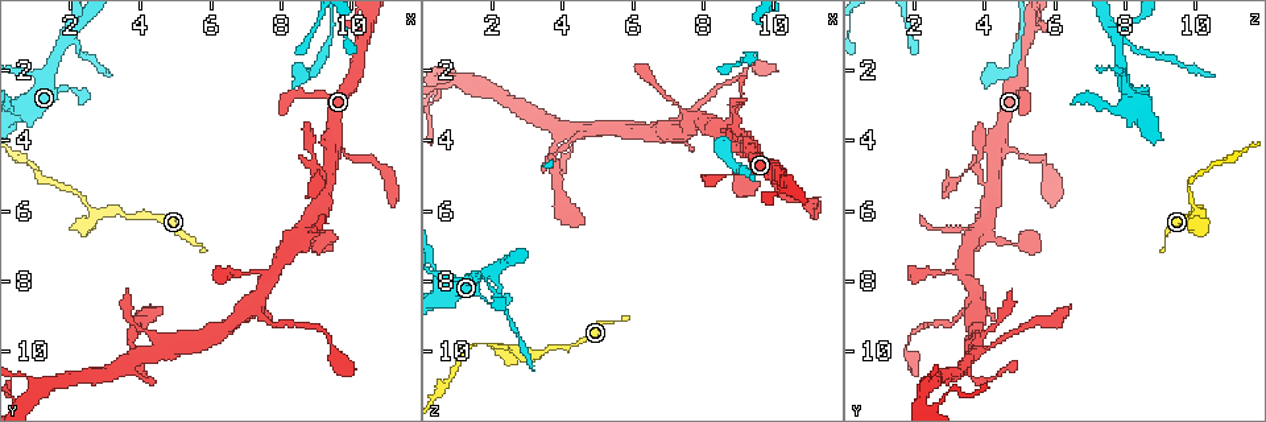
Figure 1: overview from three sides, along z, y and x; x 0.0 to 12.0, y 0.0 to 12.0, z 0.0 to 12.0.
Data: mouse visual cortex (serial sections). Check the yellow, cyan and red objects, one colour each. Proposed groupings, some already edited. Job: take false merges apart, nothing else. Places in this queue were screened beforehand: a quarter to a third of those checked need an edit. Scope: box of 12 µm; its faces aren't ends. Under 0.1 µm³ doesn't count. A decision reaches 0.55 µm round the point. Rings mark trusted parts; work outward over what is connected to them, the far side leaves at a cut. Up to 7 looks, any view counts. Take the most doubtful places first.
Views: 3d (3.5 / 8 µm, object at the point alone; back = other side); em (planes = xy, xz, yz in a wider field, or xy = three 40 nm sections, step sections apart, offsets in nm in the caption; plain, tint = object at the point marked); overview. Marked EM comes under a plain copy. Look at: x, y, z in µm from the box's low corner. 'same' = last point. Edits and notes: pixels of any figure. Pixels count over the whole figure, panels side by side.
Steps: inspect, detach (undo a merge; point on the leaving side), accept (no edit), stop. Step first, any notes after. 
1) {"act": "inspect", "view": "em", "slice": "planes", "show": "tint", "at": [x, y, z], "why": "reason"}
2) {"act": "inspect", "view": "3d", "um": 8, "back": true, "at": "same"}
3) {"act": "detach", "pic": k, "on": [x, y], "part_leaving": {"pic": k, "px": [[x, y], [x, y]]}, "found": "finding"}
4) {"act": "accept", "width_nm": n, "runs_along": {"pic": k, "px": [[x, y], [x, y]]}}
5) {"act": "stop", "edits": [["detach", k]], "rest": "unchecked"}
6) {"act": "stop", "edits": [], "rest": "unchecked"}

{"act": "inspect", "view": "3d", "um": 8, "at": [1.8, 1.2, 7.8], "why": "side arm on a straight run"}

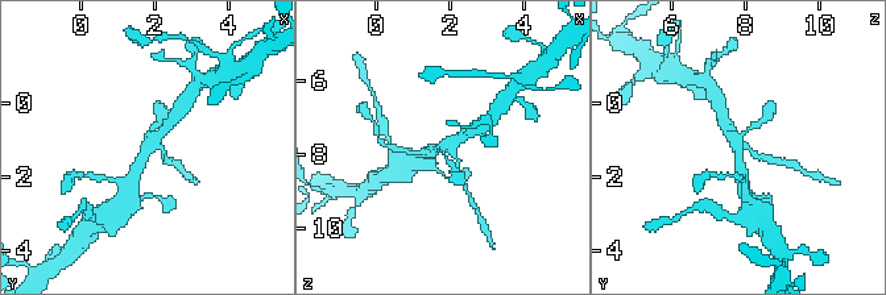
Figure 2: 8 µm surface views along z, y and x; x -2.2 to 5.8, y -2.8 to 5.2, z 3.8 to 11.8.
{"act": "inspect", "view": "3d", "um": 3.5, "at": [1.9, 1.2, 7.9], "why": "closer look"}

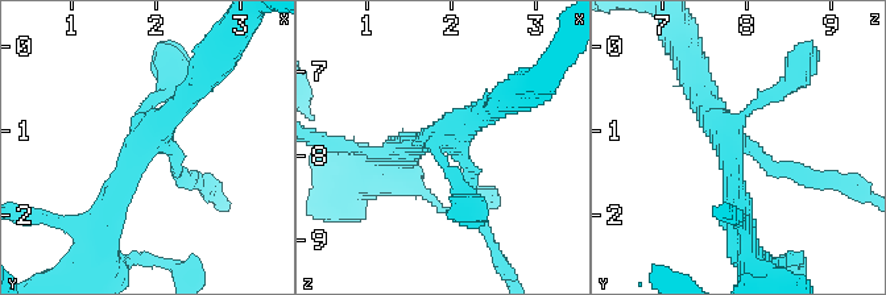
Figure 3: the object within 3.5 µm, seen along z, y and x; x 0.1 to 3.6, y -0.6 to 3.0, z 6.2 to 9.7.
{"act": "inspect", "view": "em", "slice": "xy", "step": 1, "show": "tint", "at": [1.90, 1.25, 7.85], "why": "shape alone is not enough"}

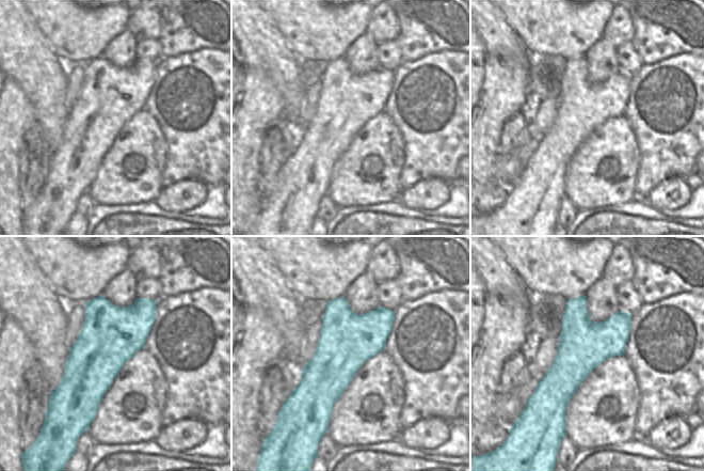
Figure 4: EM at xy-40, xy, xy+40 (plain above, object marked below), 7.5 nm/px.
{"act": "accept", "runs_along": {"pic": 3, "px": [[102, 225], [127, 169], [195, 84]]}, "found": "continuous, no second cell"}

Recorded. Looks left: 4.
{"act": "inspect", "view": "3d", "um": 3.5, "at": [9.4, 3.9, 4.4], "why": "small branch off a trunk"}

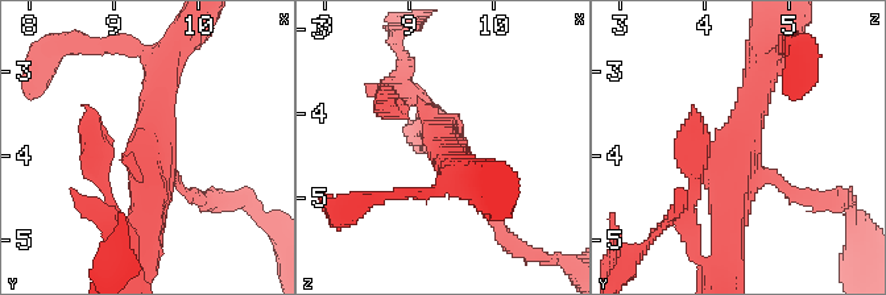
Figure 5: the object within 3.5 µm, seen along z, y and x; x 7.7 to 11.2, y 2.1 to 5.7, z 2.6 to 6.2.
{"act": "inspect", "view": "em", "slice": "planes", "show": "tint", "at": [9.45, 3.95, 4.40], "arms": 3, "arm_widths_nm": [150, 400, 400]}

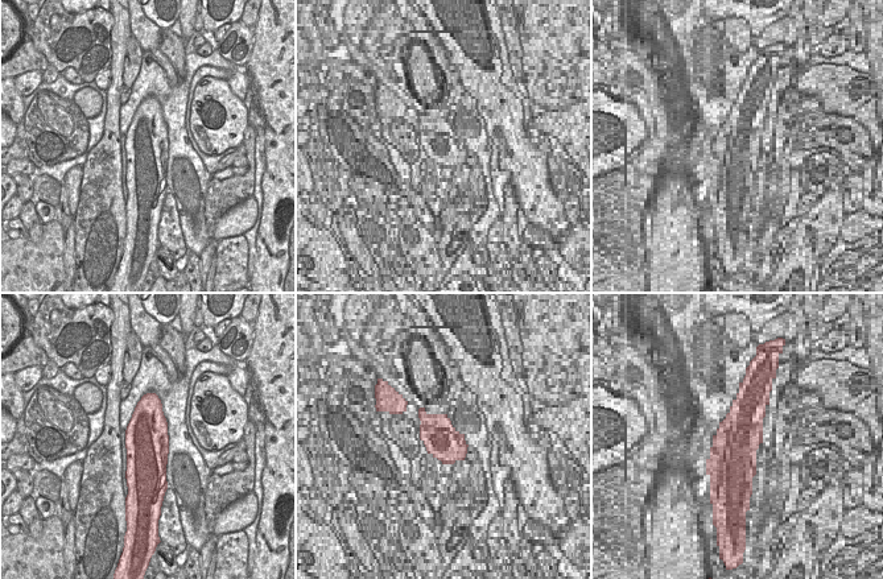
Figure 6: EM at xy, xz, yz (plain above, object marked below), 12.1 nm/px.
{"act": "inspect", "view": "em", "slice": "xy", "step": 5, "show": "tint", "at": "same", "why": "another direction"}

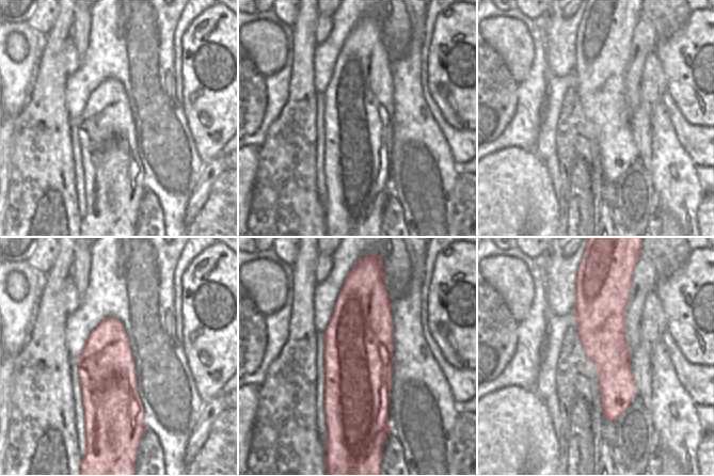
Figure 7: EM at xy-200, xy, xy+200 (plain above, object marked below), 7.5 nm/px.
{"act": "accept", "width_nm": 500, "runs_along": {"pic": 5, "px": [[764, 71], [729, 165], [727, 237]]}, "found": "continuous, no second cell"}

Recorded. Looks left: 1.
{"act": "stop", "edits": [], "rest": "unchecked"}

